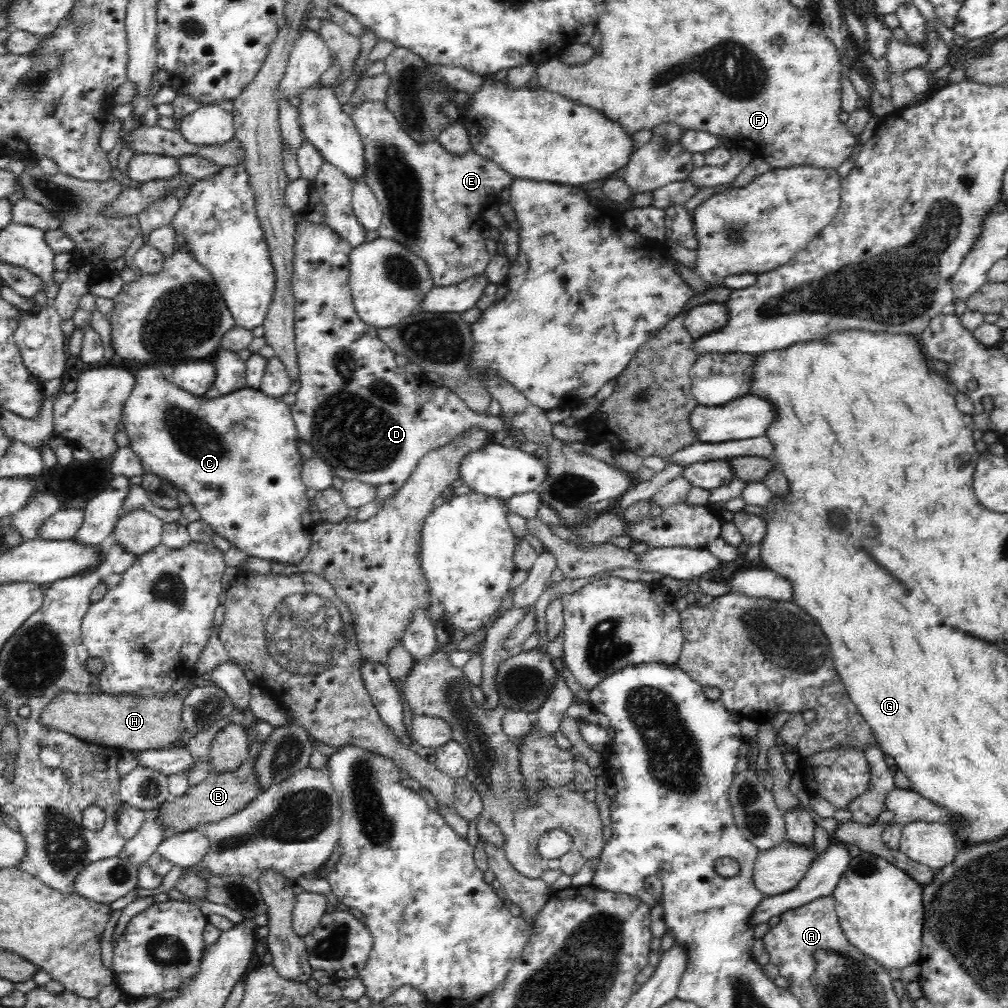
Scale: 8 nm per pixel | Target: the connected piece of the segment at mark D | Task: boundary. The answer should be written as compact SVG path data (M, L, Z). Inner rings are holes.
M298 219L291 287L295 296L294 346L300 390L296 392L296 404L290 408L297 436L329 464L333 475L376 487L376 496L358 508L357 520L366 521L396 494L426 454L442 450L466 430L480 428L494 435L505 432L508 424L501 416L486 416L469 410L447 386L436 387L423 372L414 374L398 366L394 352L376 335L376 327L368 326L352 305L348 288L348 254L352 249L332 227Z

